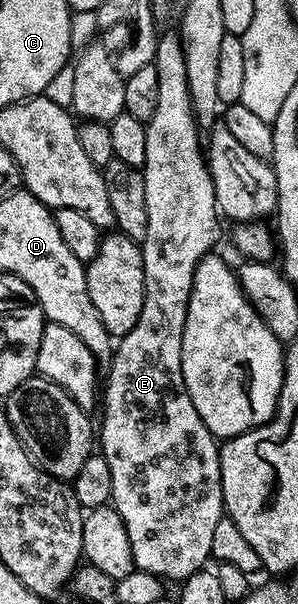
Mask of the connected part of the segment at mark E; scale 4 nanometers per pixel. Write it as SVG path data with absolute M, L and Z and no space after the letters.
M177 33L162 34L154 51L156 77L160 83L160 93L156 103L156 116L152 116L146 123L148 136L148 156L146 163L141 166L144 176L144 204L148 204L148 236L140 243L142 259L144 260L144 308L140 308L140 320L136 320L136 328L122 338L117 339L109 359L110 371L104 374L104 405L101 407L102 430L100 426L100 453L108 460L108 468L112 468L112 505L116 512L120 512L120 520L124 520L124 528L128 528L128 544L132 544L132 560L137 569L154 574L163 580L171 578L174 584L181 583L183 578L192 576L197 570L203 569L211 561L212 531L216 524L224 517L222 505L222 485L220 484L220 460L218 459L219 443L210 429L200 420L200 412L196 412L196 404L192 404L192 396L188 396L188 388L184 384L182 371L182 341L184 340L184 324L188 316L188 300L192 296L192 280L196 276L196 268L200 260L215 249L214 241L218 238L218 218L220 211L218 201L214 198L214 185L210 179L210 167L207 155L204 153L204 142L198 139L200 127L198 119L194 117L190 89L188 88L188 72L184 64L182 40Z

